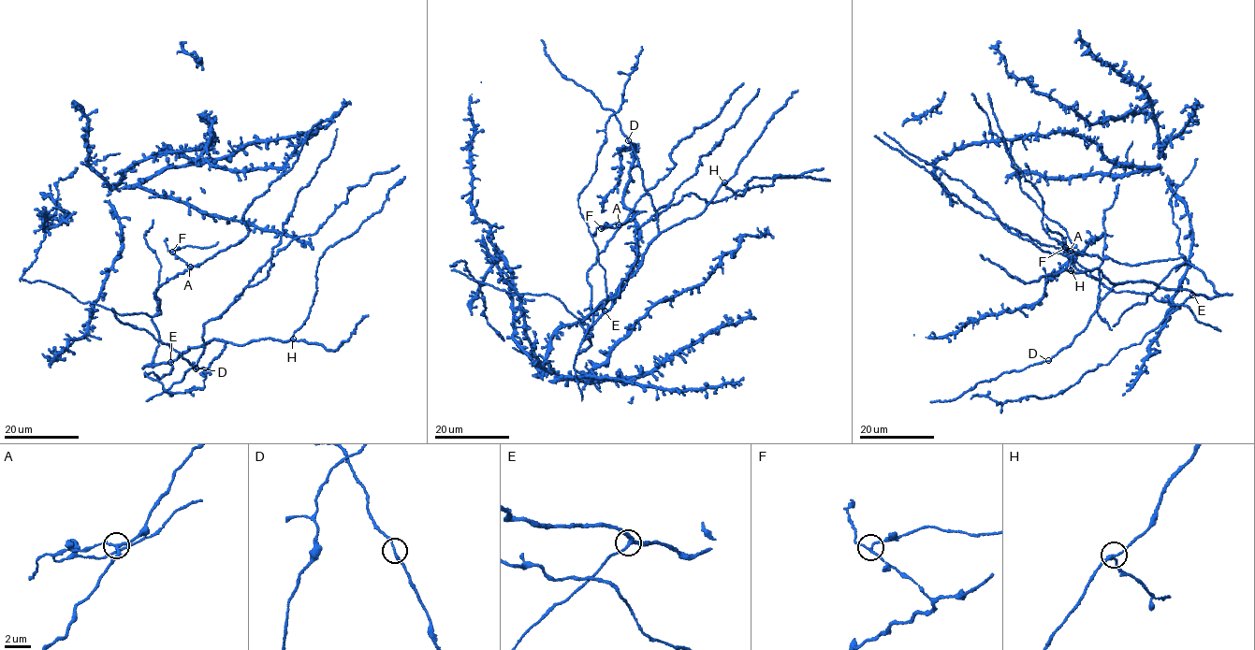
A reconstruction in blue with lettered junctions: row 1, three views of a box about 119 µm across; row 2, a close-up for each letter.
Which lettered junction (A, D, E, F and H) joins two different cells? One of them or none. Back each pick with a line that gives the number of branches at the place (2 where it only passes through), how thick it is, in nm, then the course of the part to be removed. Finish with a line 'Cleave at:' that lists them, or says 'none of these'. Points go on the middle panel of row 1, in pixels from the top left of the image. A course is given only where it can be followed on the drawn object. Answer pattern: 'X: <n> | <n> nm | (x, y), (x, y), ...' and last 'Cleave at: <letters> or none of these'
F: 3 | 160 nm | (601, 228), (617, 227), (630, 222), (636, 214), (647, 211)
Cleave at: F

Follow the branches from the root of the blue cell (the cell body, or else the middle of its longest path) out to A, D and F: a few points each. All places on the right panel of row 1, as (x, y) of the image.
A: (1129, 309), (1137, 303), (1145, 303), (1146, 296), (1170, 270), (1186, 260), (1182, 257), (1130, 266), (1070, 251)
D: (1129, 309), (1145, 303), (1170, 270), (1186, 262), (1217, 295), (1152, 281), (1115, 284), (1087, 324), (1048, 360)
F: (1129, 309), (1145, 303), (1186, 260), (1130, 266), (1065, 247)

